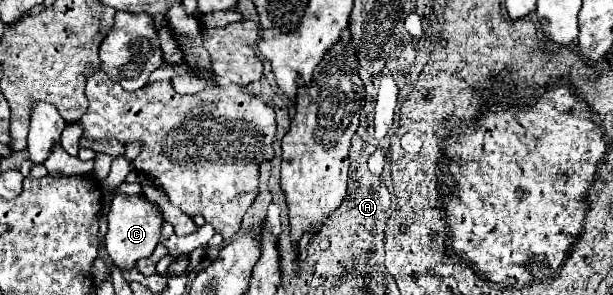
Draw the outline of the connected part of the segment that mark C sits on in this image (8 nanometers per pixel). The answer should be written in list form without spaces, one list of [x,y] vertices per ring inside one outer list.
[[[115,193],[113,201],[111,201],[111,209],[109,209],[109,231],[107,231],[107,239],[105,239],[105,247],[107,247],[107,253],[111,255],[113,263],[117,267],[131,269],[137,259],[149,257],[159,243],[161,223],[163,223],[163,219],[161,219],[159,211],[145,199],[135,197],[135,195],[129,197],[123,193]]]

